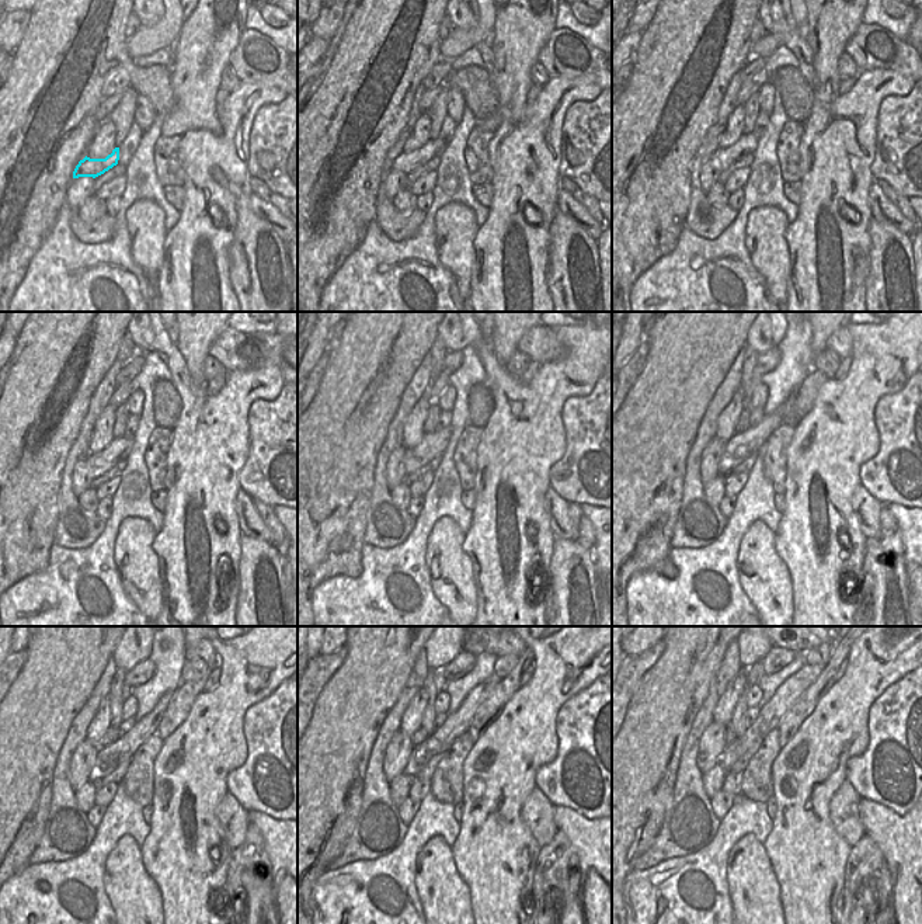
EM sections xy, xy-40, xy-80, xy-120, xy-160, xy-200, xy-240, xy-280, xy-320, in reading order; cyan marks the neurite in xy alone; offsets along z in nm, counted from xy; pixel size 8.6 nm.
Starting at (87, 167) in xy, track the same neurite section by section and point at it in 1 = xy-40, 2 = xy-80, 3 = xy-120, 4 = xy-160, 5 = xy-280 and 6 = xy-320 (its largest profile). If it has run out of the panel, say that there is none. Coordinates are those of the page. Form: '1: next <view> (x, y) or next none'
1: next xy-40 (406, 163)
2: next xy-80 (722, 159)
3: next xy-120 (118, 450)
4: next xy-160 (432, 445)
5: next xy-280 (423, 753)
6: next xy-320 (789, 691)

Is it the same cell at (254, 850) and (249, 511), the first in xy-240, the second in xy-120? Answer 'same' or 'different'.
different

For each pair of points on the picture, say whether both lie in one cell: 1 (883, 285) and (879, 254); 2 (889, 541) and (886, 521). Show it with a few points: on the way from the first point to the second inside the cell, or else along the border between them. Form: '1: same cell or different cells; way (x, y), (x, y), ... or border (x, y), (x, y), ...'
1: same cell; way (883, 278), (880, 261)
2: same cell; way (887, 537), (887, 525)

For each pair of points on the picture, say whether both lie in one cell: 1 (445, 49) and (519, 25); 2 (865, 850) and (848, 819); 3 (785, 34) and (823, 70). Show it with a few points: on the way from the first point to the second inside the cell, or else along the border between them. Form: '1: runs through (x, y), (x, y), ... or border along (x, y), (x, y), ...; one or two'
1: border along (496, 14), (493, 34), (489, 41); two
2: border along (863, 834), (852, 847); two
3: border along (803, 32), (811, 51), (814, 87); two

